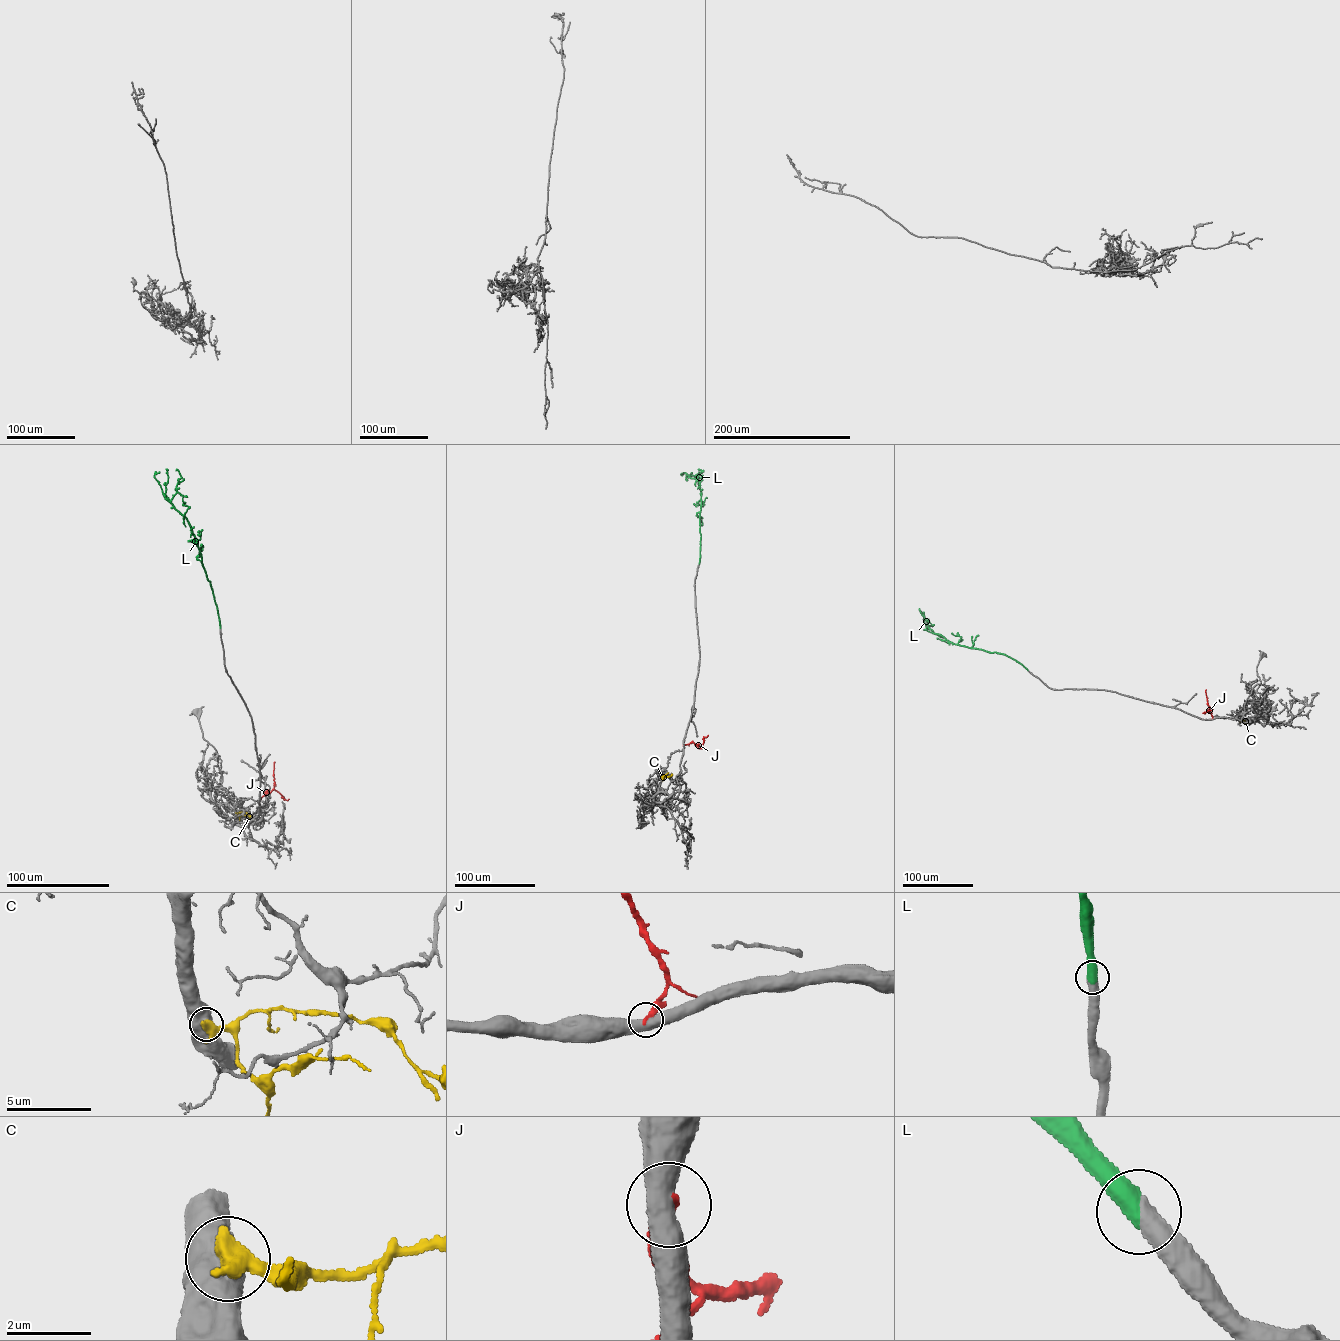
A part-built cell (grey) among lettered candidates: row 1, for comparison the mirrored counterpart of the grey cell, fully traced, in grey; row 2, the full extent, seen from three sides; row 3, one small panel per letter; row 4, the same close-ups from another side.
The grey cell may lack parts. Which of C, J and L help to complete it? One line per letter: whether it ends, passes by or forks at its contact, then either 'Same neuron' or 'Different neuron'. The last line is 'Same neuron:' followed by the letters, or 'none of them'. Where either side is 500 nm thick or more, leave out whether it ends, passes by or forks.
C: Different neuron
J: Different neuron
L: Same neuron
Same neuron: L

